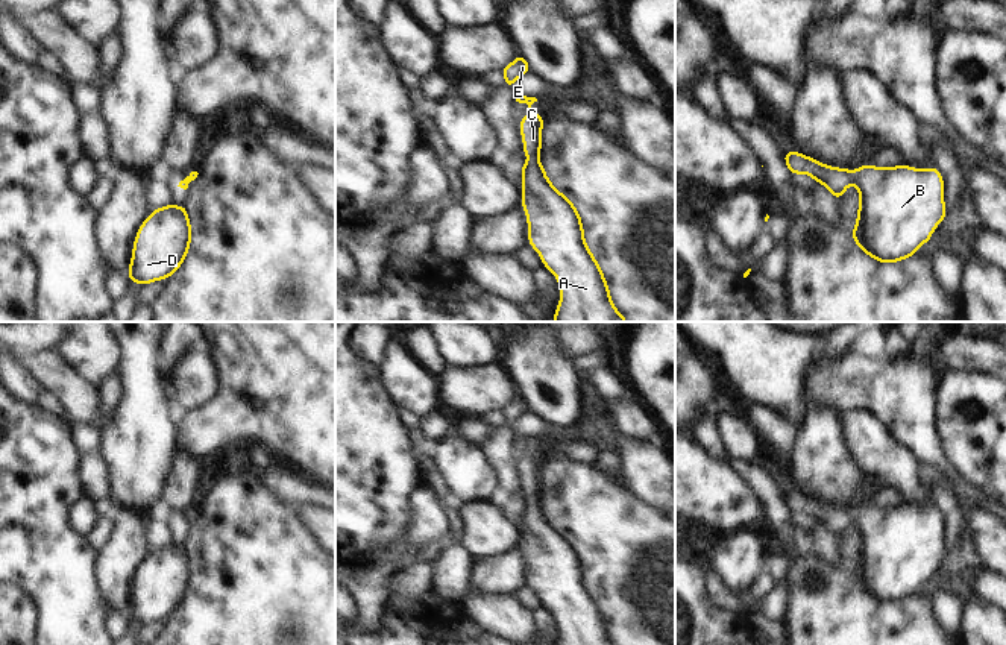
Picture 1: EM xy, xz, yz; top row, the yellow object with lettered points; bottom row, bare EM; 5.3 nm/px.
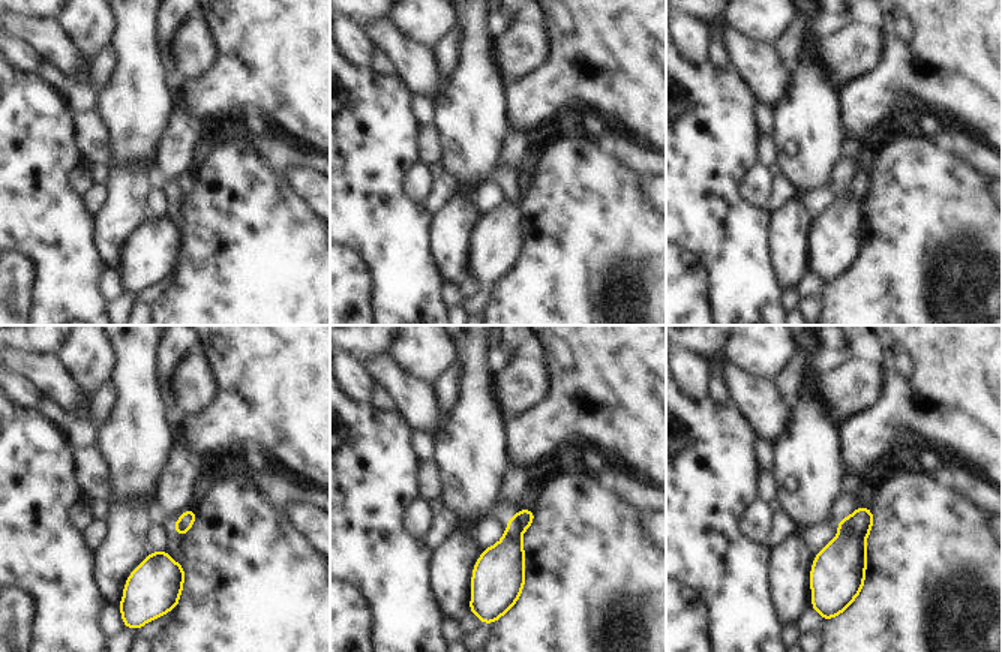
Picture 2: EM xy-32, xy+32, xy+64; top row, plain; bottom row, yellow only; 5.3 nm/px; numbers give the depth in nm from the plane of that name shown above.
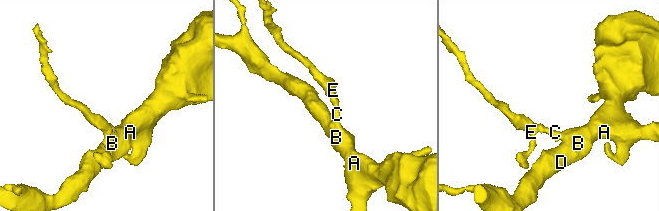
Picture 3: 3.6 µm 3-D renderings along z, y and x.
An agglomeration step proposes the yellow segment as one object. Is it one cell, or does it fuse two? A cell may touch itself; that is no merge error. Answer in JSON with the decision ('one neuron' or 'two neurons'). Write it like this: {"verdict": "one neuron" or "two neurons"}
{"verdict": "one neuron"}

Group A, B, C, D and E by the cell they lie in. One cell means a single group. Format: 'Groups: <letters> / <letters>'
Groups: A B C D E

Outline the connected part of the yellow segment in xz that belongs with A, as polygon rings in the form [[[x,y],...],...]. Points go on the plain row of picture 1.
[[[539,451],[520,458],[523,493],[530,498],[522,504],[530,586],[560,624],[558,645],[613,645],[604,613],[584,581],[577,548],[549,522],[537,498],[543,463]]]

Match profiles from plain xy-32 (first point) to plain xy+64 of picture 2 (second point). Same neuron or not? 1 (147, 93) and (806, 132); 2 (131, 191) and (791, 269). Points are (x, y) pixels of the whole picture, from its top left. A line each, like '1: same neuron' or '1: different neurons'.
1: same neuron
2: same neuron

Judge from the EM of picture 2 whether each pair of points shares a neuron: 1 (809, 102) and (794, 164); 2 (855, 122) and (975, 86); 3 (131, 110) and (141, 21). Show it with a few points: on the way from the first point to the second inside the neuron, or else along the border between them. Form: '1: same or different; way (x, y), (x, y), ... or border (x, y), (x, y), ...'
1: same; way (809, 117), (809, 149)
2: same; way (885, 92), (893, 84), (945, 84)
3: same; way (140, 87), (140, 44)

